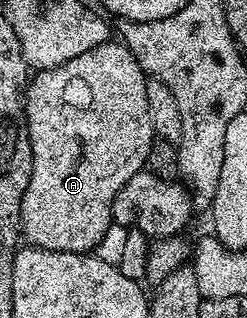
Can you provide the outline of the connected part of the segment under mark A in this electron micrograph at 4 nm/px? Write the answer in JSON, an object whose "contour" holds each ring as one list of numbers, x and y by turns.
{"contour":[[106,42,95,46,95,50,79,54,79,58,71,58,71,62,63,62,63,66,38,71,26,83,23,99,33,155,31,182,21,203,23,236,25,232,29,239,26,241,35,248,46,248,52,252,92,253,114,224,115,194,119,194,121,187,135,178,135,174,149,162,149,151,155,137,151,114,147,110,145,72,139,62,135,62,126,44]]}

